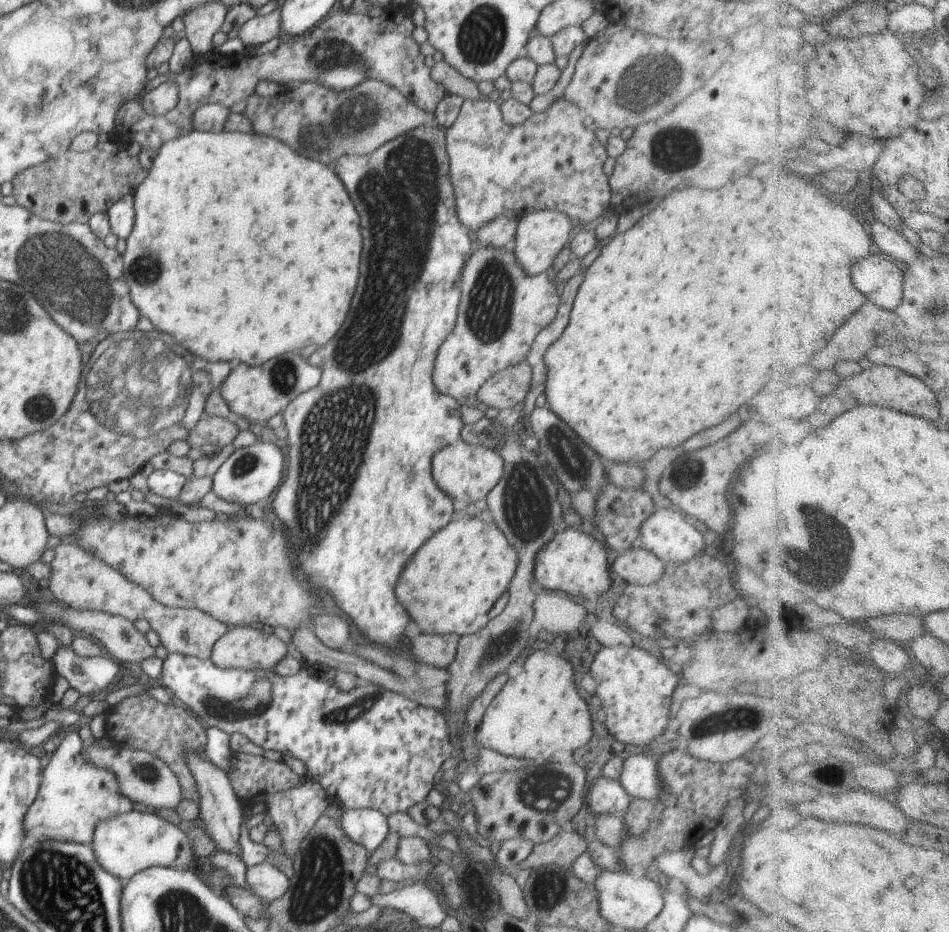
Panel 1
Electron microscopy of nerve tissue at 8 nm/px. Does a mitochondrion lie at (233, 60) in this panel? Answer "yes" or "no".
no

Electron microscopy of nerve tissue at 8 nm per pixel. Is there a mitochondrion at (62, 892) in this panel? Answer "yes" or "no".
yes

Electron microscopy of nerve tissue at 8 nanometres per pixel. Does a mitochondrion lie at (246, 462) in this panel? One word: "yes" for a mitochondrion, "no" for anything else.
yes

